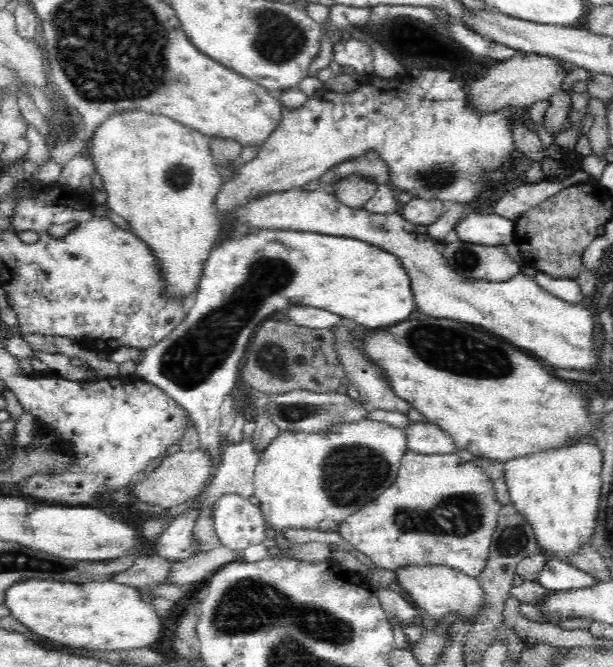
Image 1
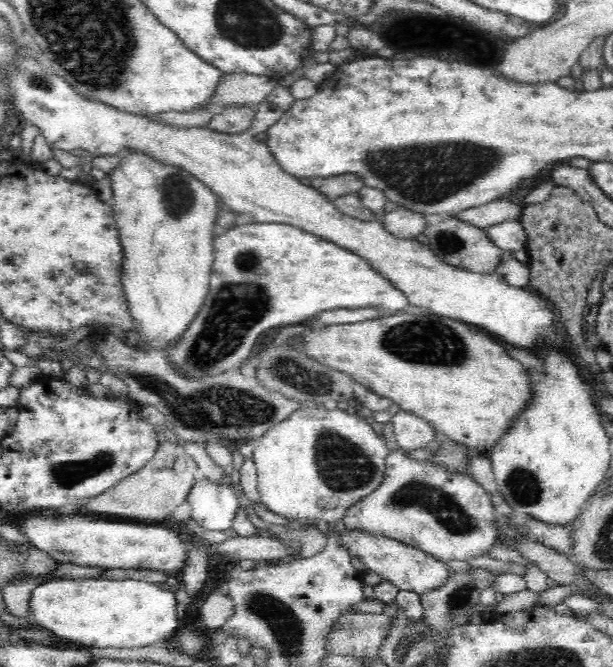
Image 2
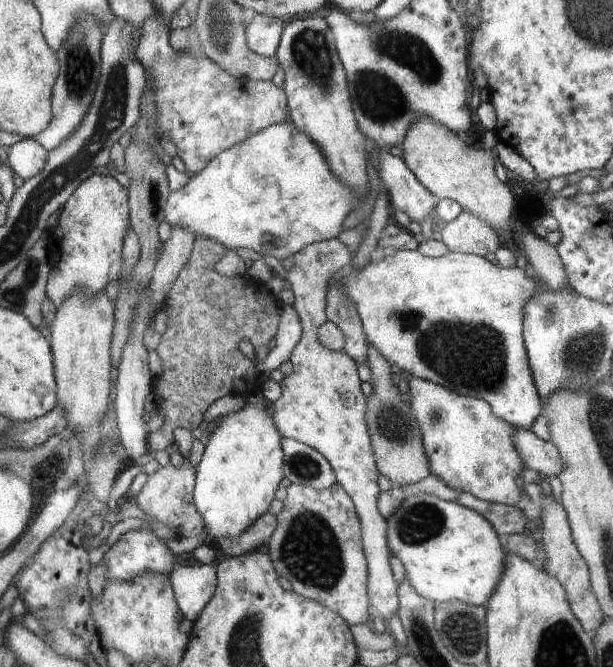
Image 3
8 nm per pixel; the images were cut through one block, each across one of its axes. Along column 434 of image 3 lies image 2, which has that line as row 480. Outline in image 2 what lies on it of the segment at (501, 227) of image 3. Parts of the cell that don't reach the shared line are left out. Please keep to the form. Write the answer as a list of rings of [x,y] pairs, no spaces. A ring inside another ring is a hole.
[[[165,441],[156,448],[154,458],[151,458],[138,472],[126,476],[111,490],[106,490],[86,502],[78,512],[88,514],[106,514],[106,516],[124,516],[136,518],[144,522],[172,518],[172,512],[180,504],[186,503],[192,488],[195,486],[199,472],[198,465],[178,443]]]

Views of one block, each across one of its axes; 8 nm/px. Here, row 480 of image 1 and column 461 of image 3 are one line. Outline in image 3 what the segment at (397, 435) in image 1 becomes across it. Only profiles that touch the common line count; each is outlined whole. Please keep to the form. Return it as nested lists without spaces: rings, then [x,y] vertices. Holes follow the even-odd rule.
[[[405,250],[377,255],[361,272],[355,272],[354,268],[350,267],[345,272],[346,276],[343,276],[341,283],[357,308],[363,331],[366,333],[369,342],[372,343],[373,348],[378,350],[384,358],[387,358],[396,370],[406,370],[413,377],[435,382],[464,396],[482,399],[492,407],[493,413],[497,417],[503,418],[520,429],[530,430],[536,417],[542,413],[542,407],[533,381],[533,374],[527,362],[528,353],[523,337],[523,309],[529,300],[542,290],[536,287],[536,282],[532,277],[526,275],[524,267],[520,267],[518,264],[513,267],[501,267],[498,264],[491,263],[485,257],[472,253],[449,252],[438,258],[425,257],[418,250]]]

